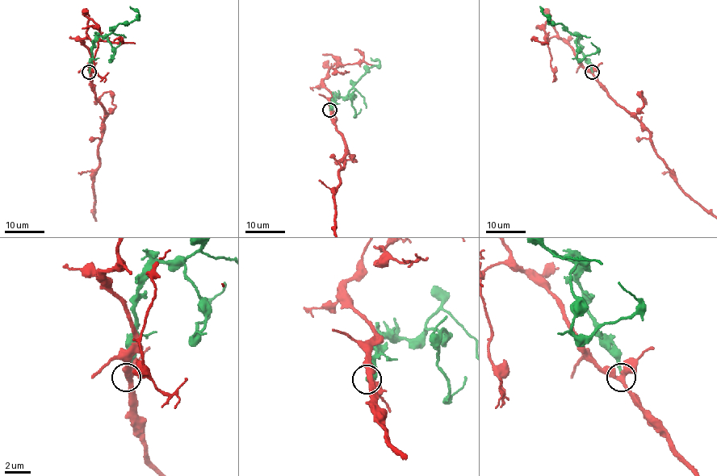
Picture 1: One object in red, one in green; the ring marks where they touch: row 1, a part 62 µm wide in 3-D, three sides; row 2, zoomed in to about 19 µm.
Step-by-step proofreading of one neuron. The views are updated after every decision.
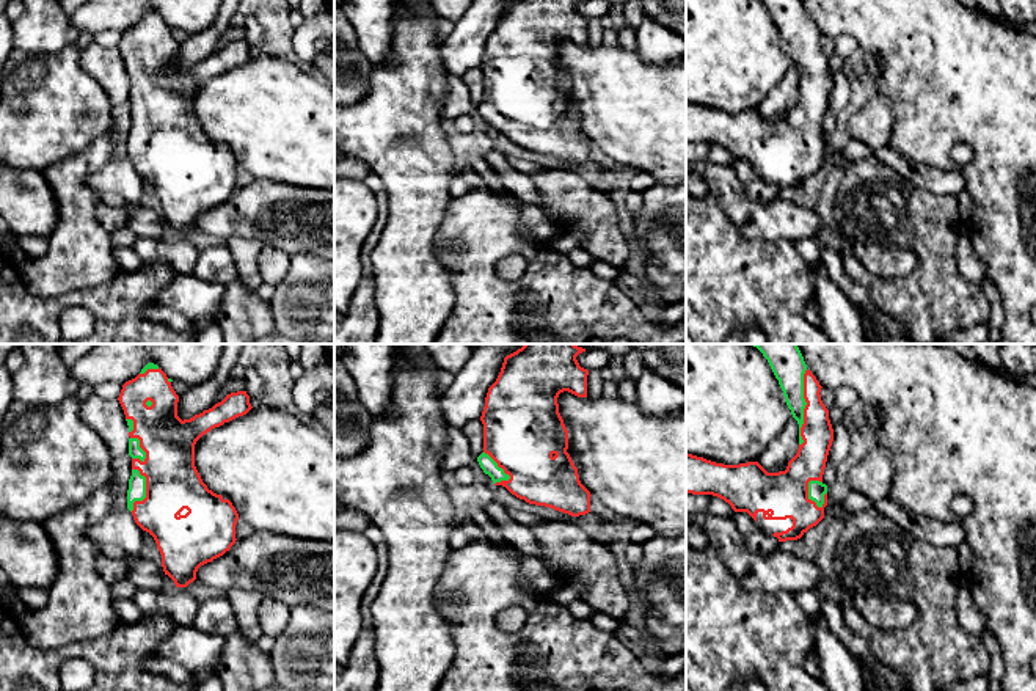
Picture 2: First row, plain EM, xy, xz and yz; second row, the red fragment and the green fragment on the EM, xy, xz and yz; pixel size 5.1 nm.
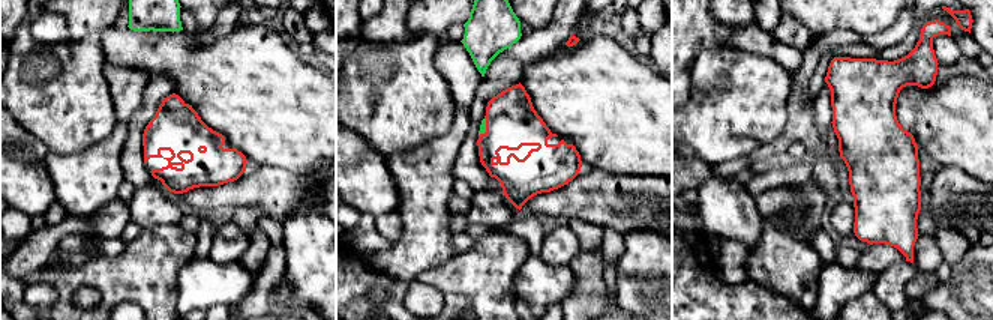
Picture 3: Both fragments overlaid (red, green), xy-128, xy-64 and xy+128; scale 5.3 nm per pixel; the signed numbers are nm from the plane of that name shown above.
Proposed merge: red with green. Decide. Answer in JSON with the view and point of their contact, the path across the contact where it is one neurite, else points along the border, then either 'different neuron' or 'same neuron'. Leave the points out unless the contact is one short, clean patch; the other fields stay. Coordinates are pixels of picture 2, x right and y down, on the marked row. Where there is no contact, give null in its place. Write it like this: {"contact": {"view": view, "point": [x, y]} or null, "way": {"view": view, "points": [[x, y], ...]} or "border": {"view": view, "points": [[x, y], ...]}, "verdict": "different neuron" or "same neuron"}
{"contact": {"view": "yz", "point": [806, 407]}, "verdict": "same neuron"}

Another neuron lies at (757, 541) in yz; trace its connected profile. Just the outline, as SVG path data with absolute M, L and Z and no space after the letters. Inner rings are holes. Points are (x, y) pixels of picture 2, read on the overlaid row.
M735 512L733 520L750 551L758 554L771 554L779 548L779 539L761 531L747 512Z

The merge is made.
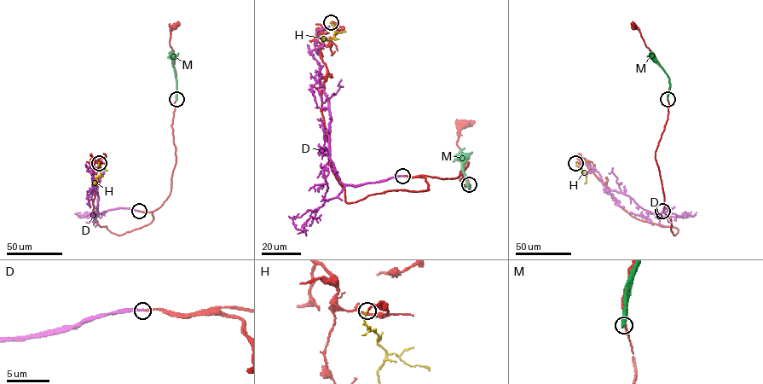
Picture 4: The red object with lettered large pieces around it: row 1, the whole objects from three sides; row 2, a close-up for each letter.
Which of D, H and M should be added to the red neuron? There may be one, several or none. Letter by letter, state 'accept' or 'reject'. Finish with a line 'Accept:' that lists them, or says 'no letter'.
D: accept
H: reject
M: reject
Accept: D

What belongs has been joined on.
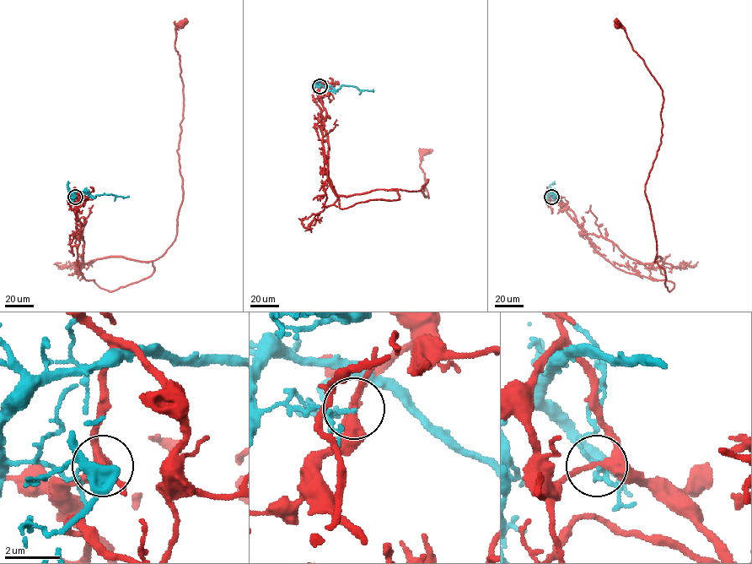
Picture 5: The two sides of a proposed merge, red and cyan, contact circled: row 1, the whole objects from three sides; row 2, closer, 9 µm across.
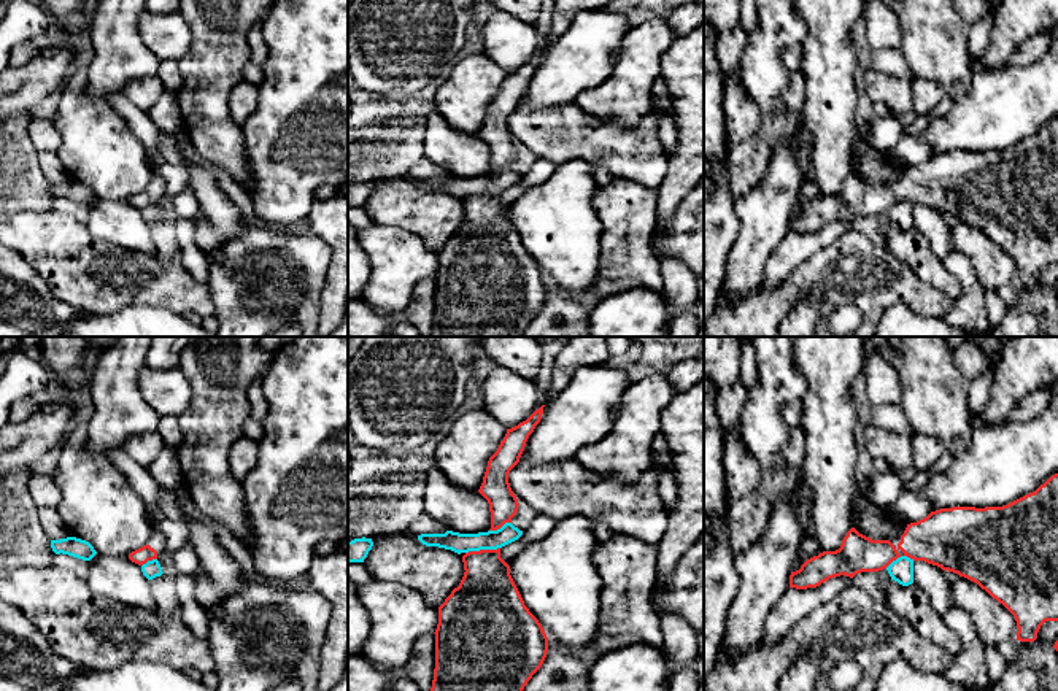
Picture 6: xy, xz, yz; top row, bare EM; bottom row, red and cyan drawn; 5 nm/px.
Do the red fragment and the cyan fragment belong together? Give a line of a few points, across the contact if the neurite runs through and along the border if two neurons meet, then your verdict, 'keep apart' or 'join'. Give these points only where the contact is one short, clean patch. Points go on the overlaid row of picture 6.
xz (499, 547), (466, 553) | keep apart

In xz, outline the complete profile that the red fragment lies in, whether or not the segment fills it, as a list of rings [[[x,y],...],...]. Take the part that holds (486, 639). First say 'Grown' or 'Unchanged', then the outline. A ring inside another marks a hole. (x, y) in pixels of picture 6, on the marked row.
Unchanged. [[[500,548],[469,551],[462,556],[464,577],[458,588],[438,607],[435,629],[435,669],[431,691],[523,691],[542,667],[548,637],[510,575],[510,566],[500,558]]]

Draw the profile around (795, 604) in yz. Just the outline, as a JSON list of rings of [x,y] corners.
[[[840,575],[817,588],[788,588],[766,618],[764,642],[769,647],[778,643],[801,618],[831,600],[850,585],[853,585],[853,578]]]

